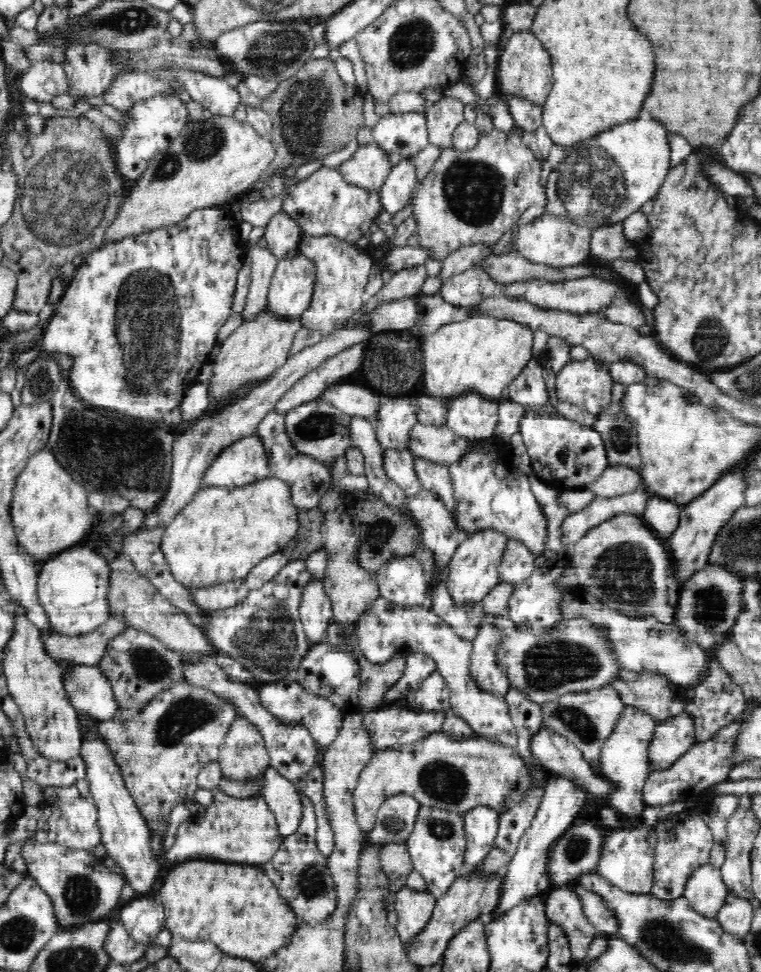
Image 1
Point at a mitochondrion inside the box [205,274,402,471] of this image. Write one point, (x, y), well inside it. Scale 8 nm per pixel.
(318, 426)

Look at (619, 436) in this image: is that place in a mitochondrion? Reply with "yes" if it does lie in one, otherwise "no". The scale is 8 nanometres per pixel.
yes

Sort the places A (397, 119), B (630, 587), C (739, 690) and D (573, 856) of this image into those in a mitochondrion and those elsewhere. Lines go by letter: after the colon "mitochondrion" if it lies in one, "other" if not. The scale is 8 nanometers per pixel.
A: other
B: mitochondrion
C: other
D: mitochondrion

